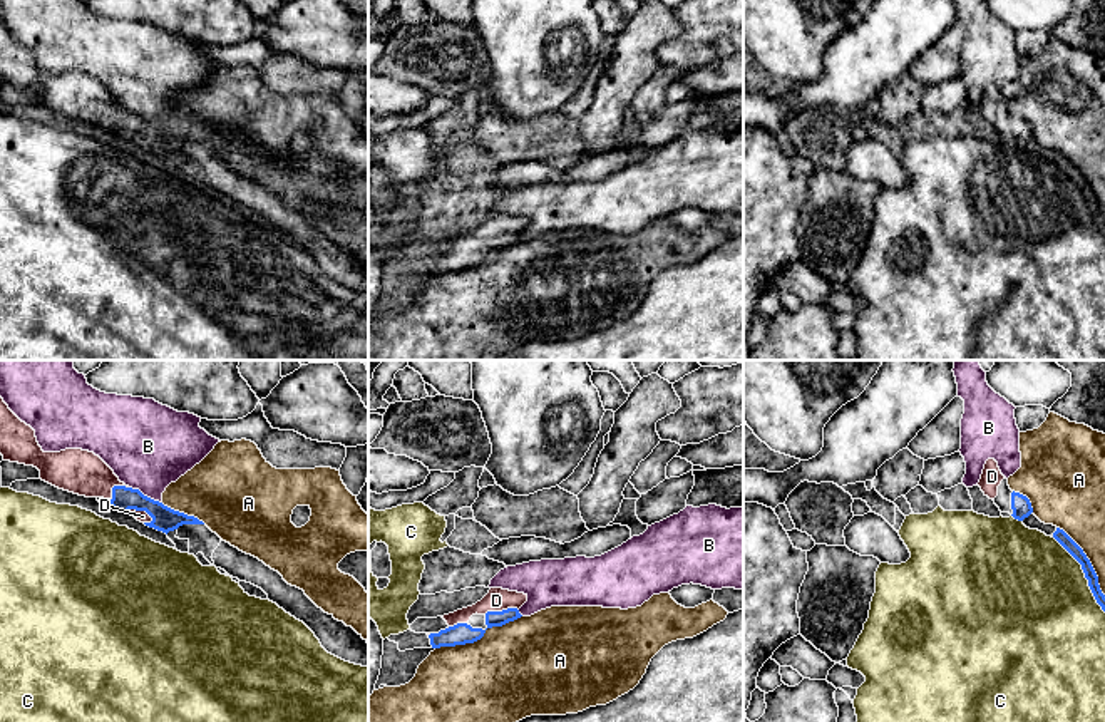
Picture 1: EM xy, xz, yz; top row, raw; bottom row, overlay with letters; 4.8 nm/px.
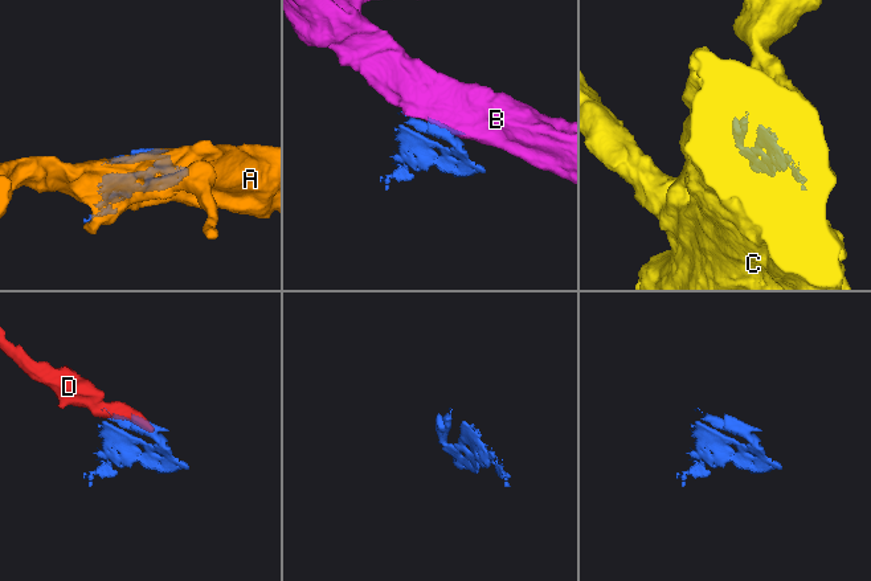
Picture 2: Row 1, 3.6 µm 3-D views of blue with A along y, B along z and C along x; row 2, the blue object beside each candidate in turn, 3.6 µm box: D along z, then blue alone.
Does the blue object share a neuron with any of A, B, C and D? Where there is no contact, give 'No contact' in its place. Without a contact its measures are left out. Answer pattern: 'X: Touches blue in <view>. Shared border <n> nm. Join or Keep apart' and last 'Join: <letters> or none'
A: Touches blue in xz. Shared border 440 nm. Keep apart
B: Touches blue in xy. Shared border 180 nm. Keep apart
C: Touches blue in yz. Shared border 440 nm. Keep apart
D: Touches blue in xy. Shared border 140 nm. Join
Join: D

